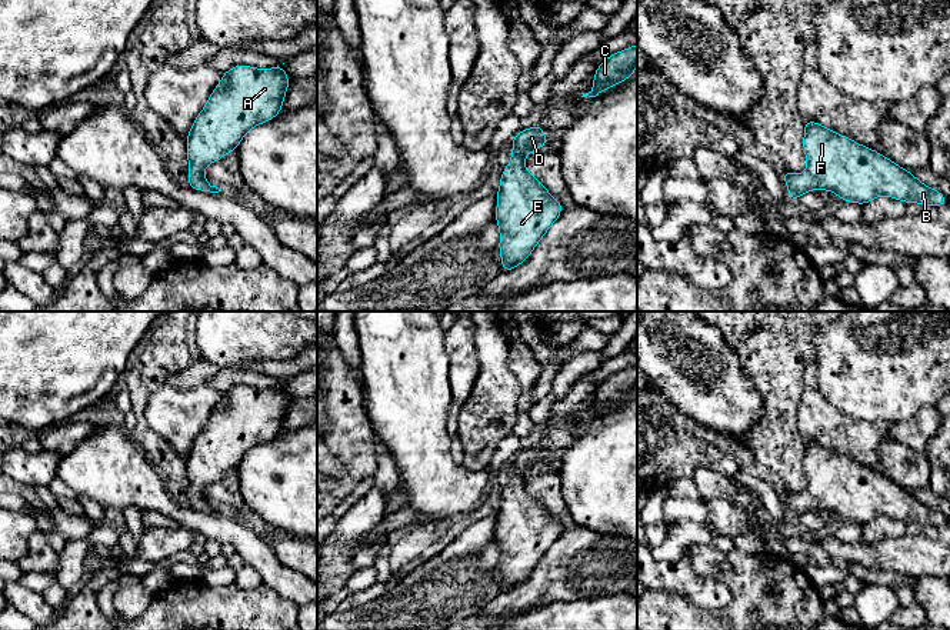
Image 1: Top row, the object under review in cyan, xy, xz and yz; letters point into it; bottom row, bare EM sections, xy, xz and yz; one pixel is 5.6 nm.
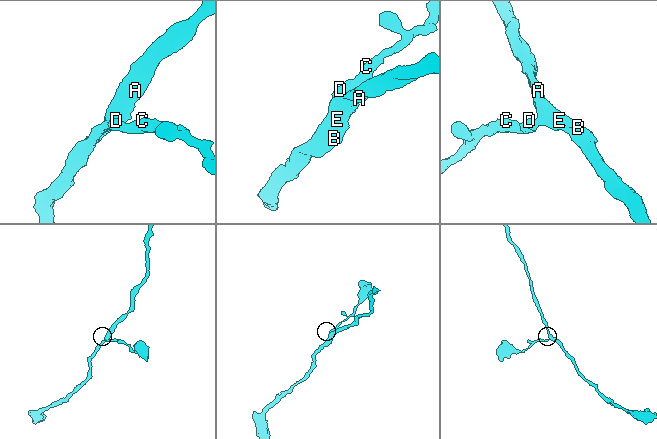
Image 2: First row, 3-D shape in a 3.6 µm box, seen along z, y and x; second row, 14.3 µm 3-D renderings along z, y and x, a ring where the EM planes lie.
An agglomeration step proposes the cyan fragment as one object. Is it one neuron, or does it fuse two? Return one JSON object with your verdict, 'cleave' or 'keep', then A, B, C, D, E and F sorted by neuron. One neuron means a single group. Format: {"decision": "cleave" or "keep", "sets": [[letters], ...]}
{"decision": "keep", "sets": [["A", "B", "C", "D", "E", "F"]]}

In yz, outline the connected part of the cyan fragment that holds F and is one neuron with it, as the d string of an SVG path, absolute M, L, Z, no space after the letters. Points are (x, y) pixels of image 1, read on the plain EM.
M804 441L803 470L807 491L781 491L789 507L789 520L797 521L809 510L829 510L843 521L866 524L879 516L921 526L944 526L949 519L919 501L879 471L820 446Z

